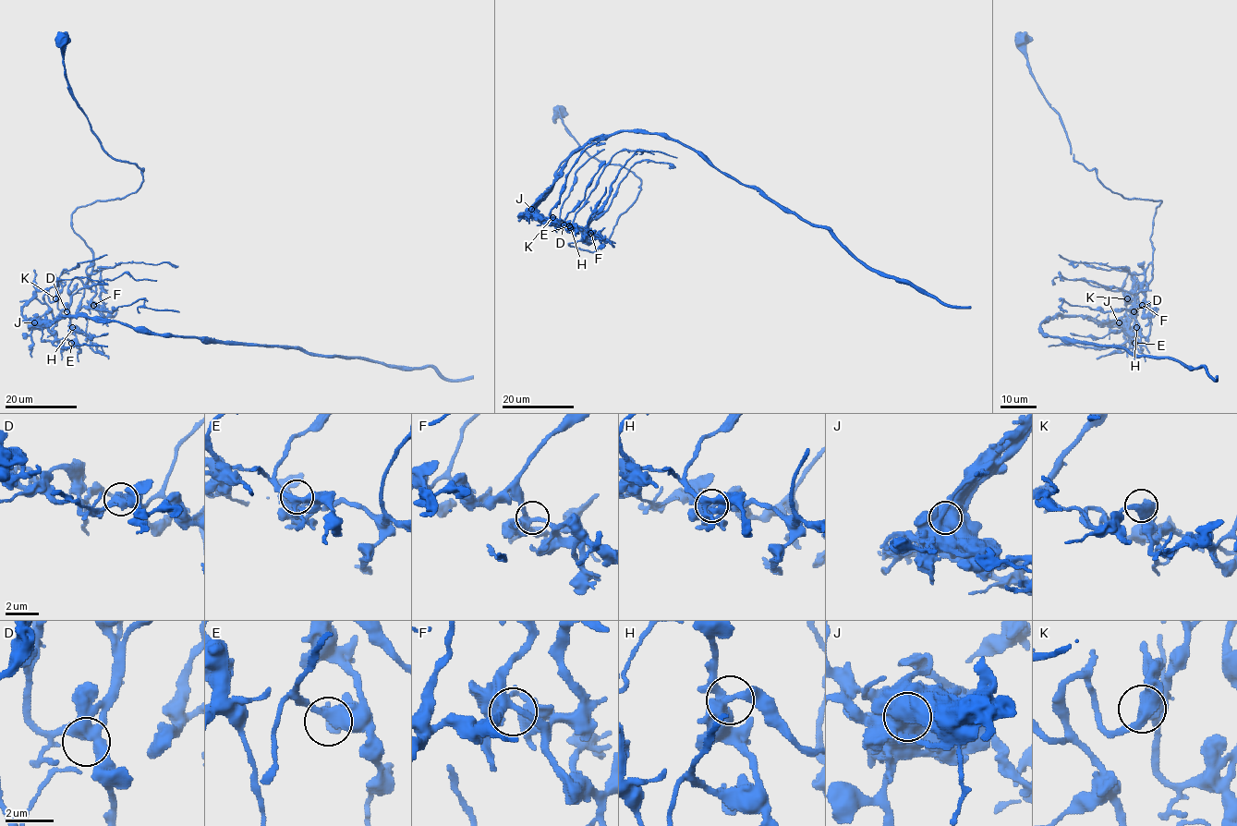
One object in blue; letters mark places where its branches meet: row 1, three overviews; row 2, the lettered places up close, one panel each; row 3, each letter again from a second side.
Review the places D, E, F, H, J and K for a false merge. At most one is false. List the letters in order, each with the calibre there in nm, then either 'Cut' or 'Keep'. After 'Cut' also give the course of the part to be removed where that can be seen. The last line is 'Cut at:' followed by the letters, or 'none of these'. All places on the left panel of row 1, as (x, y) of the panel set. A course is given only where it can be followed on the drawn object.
D: Thickness 440 nm. Keep
E: Thickness 440 nm. Keep
F: Thickness 360 nm. Keep
H: Thickness 400 nm. Keep
J: Thickness 850 nm. Cut. Course of the part to remove: (34, 322), (83, 315), (156, 334), (432, 367), (449, 379), (472, 375)
K: Thickness 550 nm. Keep
Cut at: J

